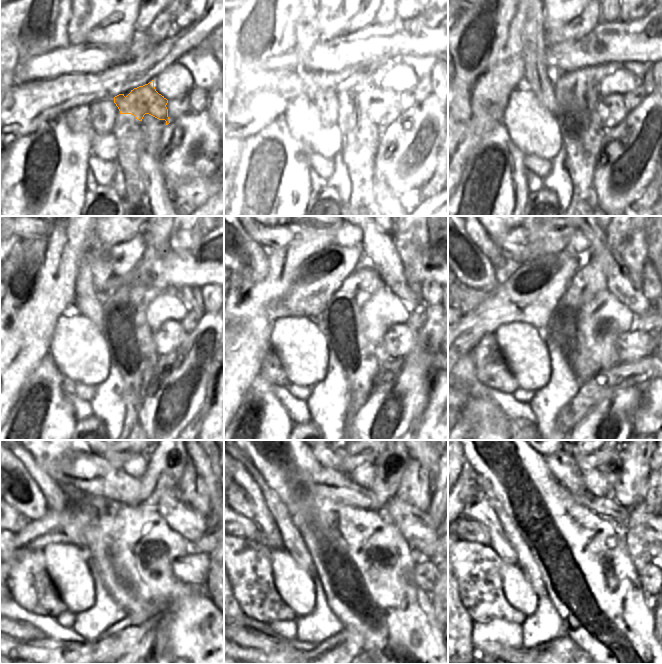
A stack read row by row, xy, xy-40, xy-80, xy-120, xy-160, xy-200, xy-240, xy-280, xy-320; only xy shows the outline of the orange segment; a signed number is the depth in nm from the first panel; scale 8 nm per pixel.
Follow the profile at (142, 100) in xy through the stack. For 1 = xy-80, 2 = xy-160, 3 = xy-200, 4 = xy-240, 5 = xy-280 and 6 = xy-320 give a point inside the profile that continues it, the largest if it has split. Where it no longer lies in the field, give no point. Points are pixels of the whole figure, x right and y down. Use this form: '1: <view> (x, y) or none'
1: xy-80 (610, 111)
2: xy-160 (399, 341)
3: xy-200 (634, 345)
4: xy-240 (193, 569)
5: xy-280 (425, 573)
6: xy-320 (651, 577)

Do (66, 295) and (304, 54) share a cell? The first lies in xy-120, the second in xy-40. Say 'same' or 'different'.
same

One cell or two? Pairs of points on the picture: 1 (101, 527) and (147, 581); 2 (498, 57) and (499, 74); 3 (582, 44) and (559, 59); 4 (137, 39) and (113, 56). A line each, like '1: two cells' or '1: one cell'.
1: one cell
2: two cells
3: one cell
4: one cell

